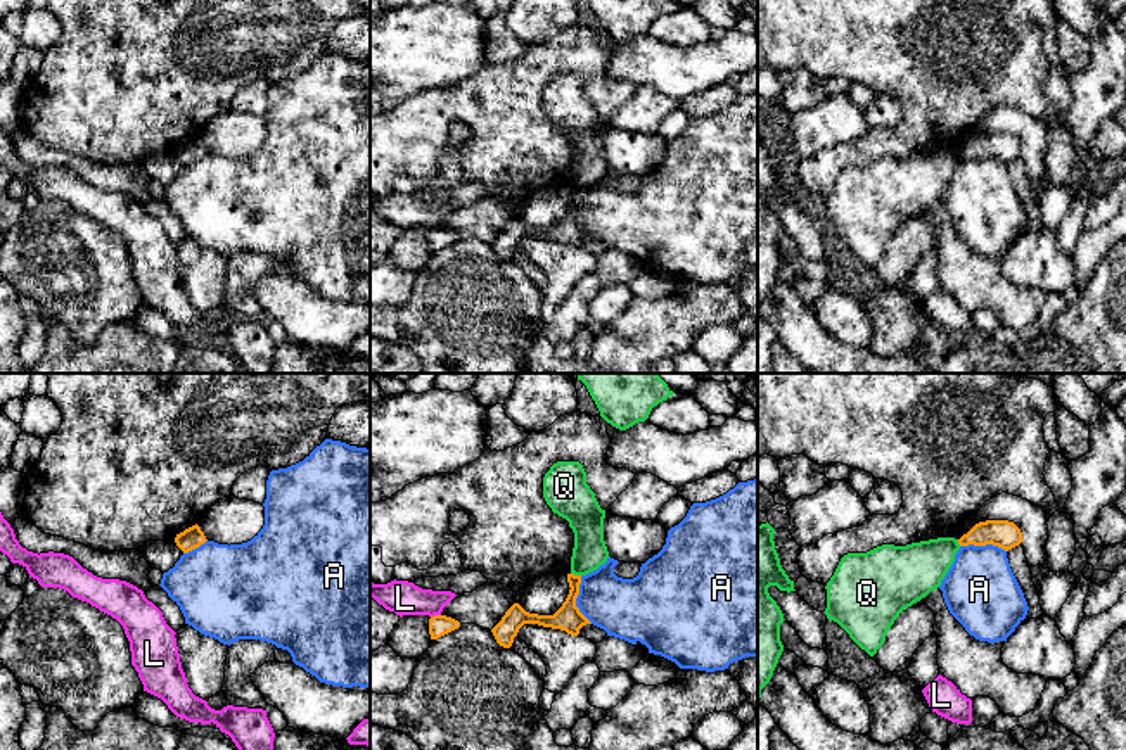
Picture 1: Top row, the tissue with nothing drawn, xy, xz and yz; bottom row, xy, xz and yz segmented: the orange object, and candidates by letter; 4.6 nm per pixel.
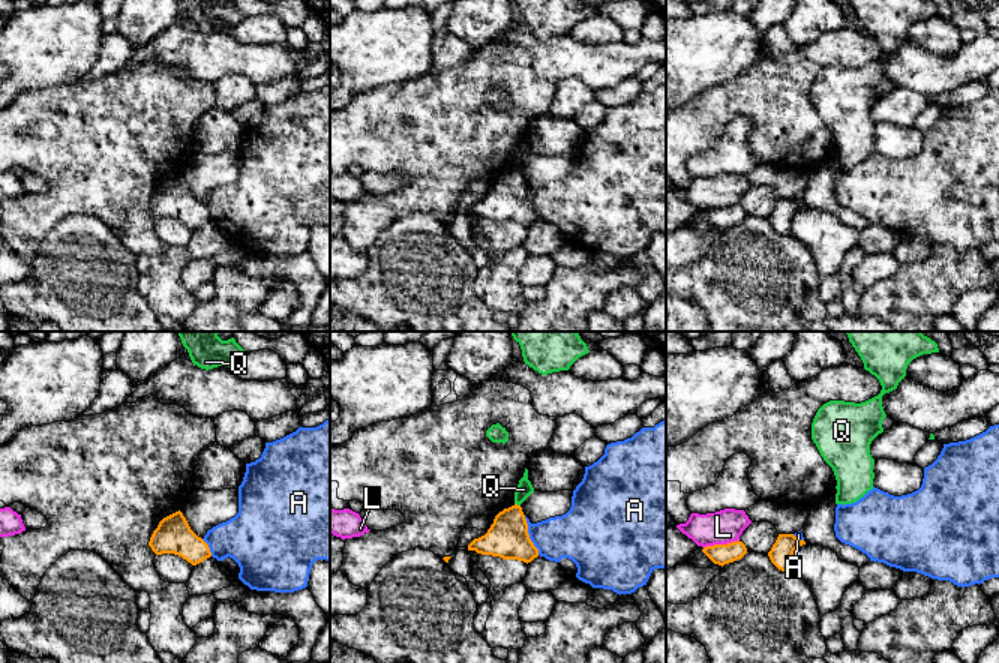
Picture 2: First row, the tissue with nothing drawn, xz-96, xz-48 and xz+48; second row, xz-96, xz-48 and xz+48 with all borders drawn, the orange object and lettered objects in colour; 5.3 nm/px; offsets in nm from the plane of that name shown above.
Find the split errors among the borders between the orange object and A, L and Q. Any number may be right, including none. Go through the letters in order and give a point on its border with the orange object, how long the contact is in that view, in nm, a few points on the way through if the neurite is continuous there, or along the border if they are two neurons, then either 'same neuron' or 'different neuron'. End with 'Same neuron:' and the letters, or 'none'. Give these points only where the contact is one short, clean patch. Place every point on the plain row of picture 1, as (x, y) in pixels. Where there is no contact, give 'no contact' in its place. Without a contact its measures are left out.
A: xz (575, 213) | 240 nm | different neuron
L: xz (435, 228) | 50 nm | along xz (440, 227), (431, 230) | different neuron
Q: xz (576, 189) | 50 nm | along xz (571, 185), (580, 189) | different neuron
Same neuron: none

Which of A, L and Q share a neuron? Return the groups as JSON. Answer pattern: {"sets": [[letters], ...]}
{"sets": [["A"], ["L"], ["Q"]]}

